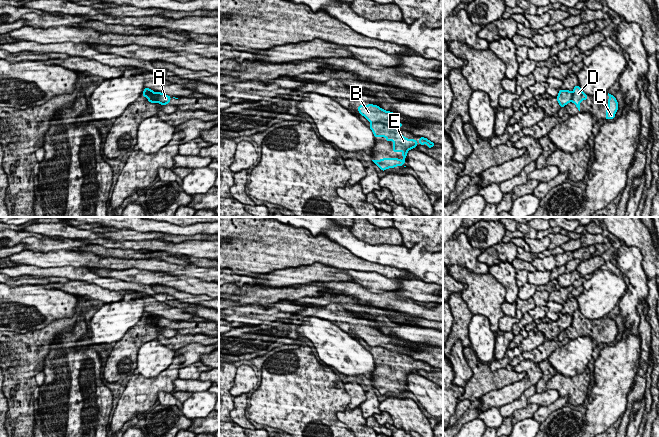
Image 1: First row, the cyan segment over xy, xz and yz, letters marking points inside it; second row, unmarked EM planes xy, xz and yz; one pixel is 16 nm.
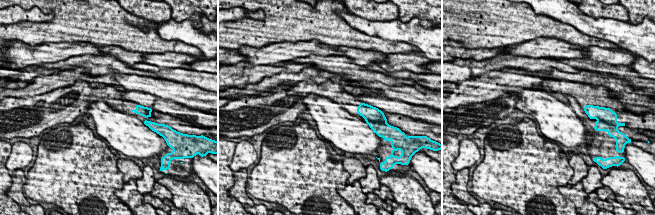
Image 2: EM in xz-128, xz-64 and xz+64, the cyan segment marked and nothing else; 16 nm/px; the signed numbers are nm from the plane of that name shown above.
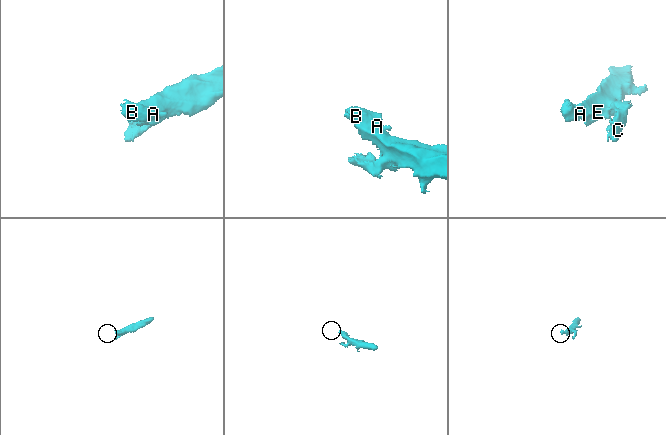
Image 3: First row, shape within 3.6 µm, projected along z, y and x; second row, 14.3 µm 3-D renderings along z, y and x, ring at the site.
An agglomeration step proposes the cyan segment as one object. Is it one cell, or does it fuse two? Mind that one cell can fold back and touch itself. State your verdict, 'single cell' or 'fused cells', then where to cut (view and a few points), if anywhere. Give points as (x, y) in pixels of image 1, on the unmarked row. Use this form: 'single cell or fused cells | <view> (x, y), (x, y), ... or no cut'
fused cells | xz (371, 346), (383, 346), (389, 350)

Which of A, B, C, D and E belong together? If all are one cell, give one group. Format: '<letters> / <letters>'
A B / C D E

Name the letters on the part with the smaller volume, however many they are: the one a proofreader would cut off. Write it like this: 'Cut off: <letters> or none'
Cut off: A, B

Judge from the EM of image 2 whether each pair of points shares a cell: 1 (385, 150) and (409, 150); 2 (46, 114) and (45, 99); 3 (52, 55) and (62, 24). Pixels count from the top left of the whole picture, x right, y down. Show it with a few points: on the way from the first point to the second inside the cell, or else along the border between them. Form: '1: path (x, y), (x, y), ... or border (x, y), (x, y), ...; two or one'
1: path (391, 150), (403, 150); one
2: path (46, 110), (45, 103); one
3: border (80, 42), (46, 42), (33, 46); two

